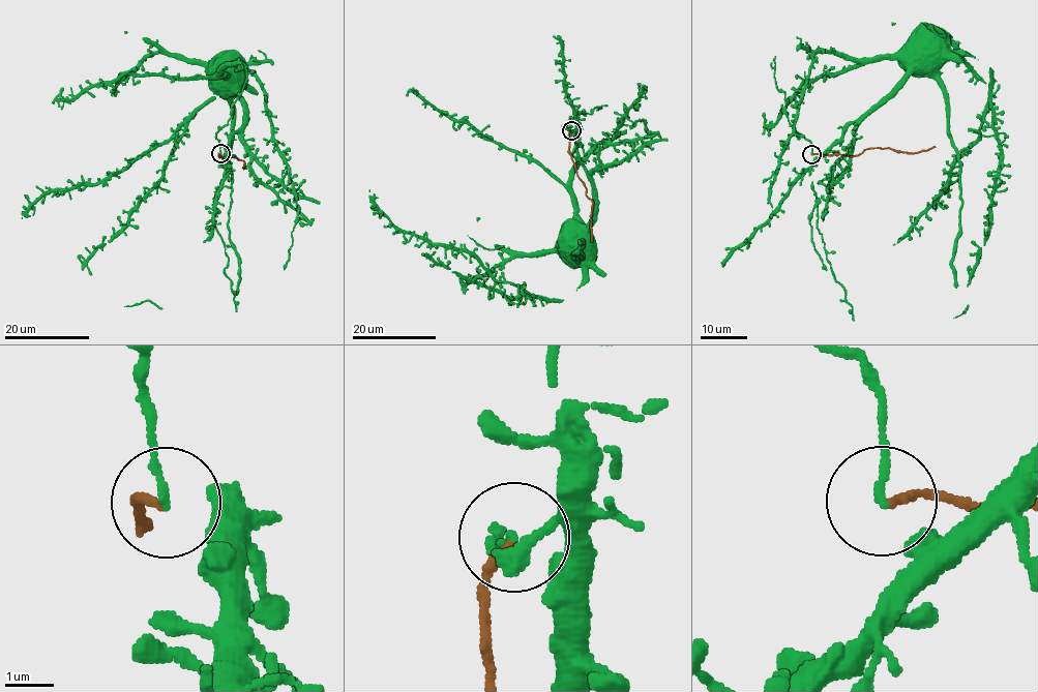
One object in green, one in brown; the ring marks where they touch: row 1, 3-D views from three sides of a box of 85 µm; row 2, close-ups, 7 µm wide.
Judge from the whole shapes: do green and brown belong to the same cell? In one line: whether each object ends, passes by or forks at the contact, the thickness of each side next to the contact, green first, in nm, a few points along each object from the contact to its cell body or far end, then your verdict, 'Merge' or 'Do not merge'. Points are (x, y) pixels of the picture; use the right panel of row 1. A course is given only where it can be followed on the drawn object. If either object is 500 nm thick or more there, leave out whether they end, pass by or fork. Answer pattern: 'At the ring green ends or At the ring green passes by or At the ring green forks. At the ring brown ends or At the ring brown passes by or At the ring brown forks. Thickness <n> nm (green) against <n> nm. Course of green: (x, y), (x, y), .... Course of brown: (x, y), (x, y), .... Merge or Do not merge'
At the ring green passes by. At the ring brown ends. Thickness 100 nm (green) against 170 nm. Course of green: (811, 154), (813, 157), (820, 157), (849, 125), (866, 116), (909, 71), (920, 71), (919, 50). Course of brown: (812, 153), (858, 155), (866, 149), (888, 147), (919, 152), (936, 147). Do not merge

